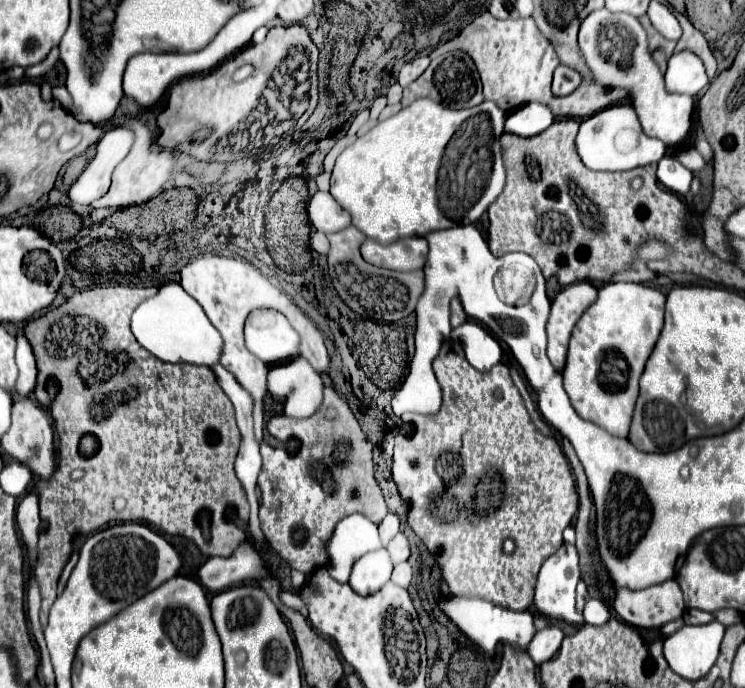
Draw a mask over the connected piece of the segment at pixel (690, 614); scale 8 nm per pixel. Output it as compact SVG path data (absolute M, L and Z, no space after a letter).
M687 609L683 615L685 624L699 625L714 621L712 613L704 612L698 609Z

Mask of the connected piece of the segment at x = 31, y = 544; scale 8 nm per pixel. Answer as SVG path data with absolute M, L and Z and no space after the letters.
M29 491L17 507L17 525L27 547L31 569L37 561L37 529L39 529L39 493Z

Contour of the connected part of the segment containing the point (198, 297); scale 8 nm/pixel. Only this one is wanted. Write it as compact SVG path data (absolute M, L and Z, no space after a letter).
M197 257L195 261L191 261L189 265L185 265L181 269L181 287L203 307L205 315L209 317L209 321L213 323L213 327L221 333L223 337L223 351L221 351L221 365L225 369L229 369L235 379L251 393L251 397L255 399L255 409L253 409L254 435L258 442L263 440L265 428L263 397L265 397L265 375L269 371L269 367L259 361L257 357L249 355L249 351L245 349L243 343L243 323L245 317L259 307L267 307L267 303L281 311L291 323L295 325L315 325L299 307L297 303L291 299L291 295L287 295L285 291L281 291L279 287L275 287L267 277L263 277L249 261L237 261L231 257Z

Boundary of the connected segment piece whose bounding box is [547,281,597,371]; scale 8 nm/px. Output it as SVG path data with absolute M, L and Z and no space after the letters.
M591 283L567 285L551 303L551 315L547 321L547 357L557 371L563 371L567 357L567 343L577 319L595 301L597 289Z

